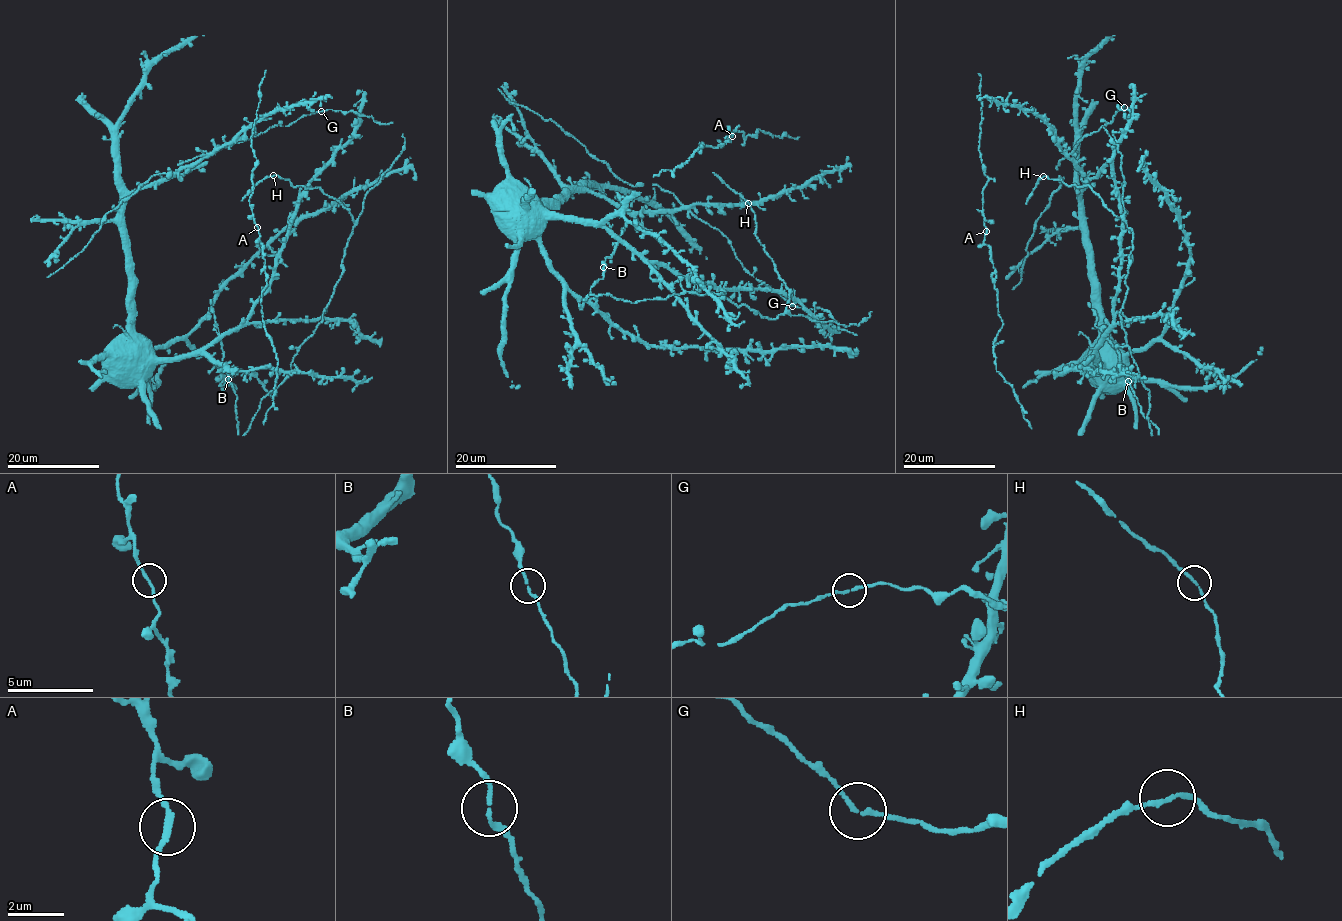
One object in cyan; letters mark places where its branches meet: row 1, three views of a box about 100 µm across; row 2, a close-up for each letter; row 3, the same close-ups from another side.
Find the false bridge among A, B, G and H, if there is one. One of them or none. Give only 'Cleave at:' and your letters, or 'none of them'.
Cleave at: none of them

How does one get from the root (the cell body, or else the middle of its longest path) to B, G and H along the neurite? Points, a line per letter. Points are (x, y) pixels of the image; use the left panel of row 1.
B: (118, 358), (115, 362), (161, 361), (195, 354), (220, 337), (223, 371), (228, 379)
G: (118, 358), (114, 362), (128, 329), (123, 203), (133, 192), (194, 166), (223, 147), (321, 111)
H: (118, 358), (161, 361), (220, 337), (237, 433), (248, 429), (322, 320), (354, 225), (318, 187), (273, 175)

